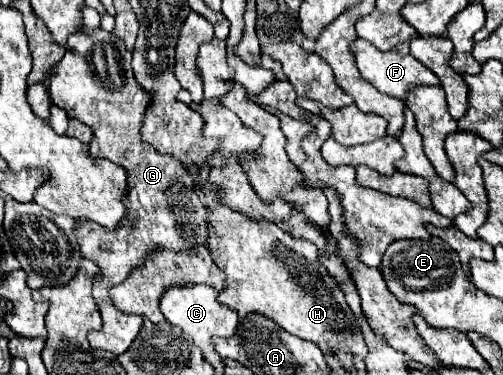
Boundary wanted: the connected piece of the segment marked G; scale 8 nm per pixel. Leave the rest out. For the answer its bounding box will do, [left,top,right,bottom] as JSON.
[50,29,208,355]

